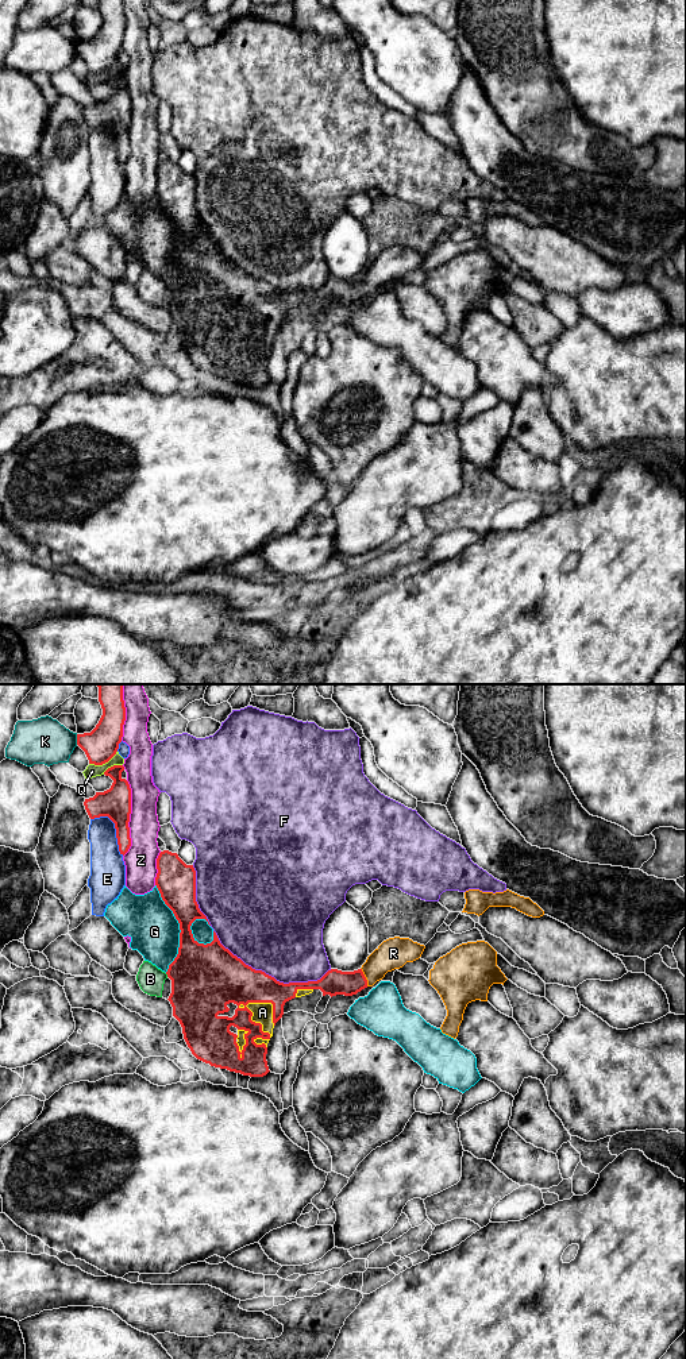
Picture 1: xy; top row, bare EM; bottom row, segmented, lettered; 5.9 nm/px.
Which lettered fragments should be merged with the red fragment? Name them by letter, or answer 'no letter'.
A, R

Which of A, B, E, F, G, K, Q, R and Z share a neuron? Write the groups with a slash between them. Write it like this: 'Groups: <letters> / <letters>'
Groups: A R / B / E / F / G / K / Q / Z

